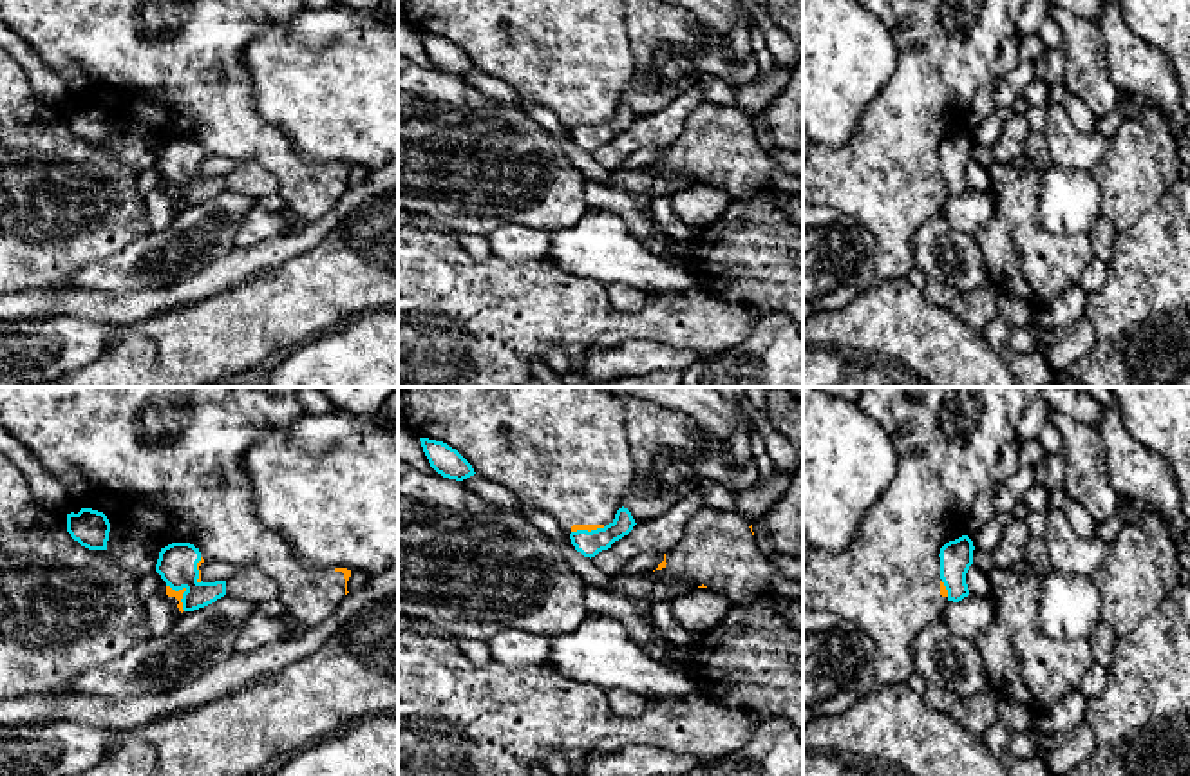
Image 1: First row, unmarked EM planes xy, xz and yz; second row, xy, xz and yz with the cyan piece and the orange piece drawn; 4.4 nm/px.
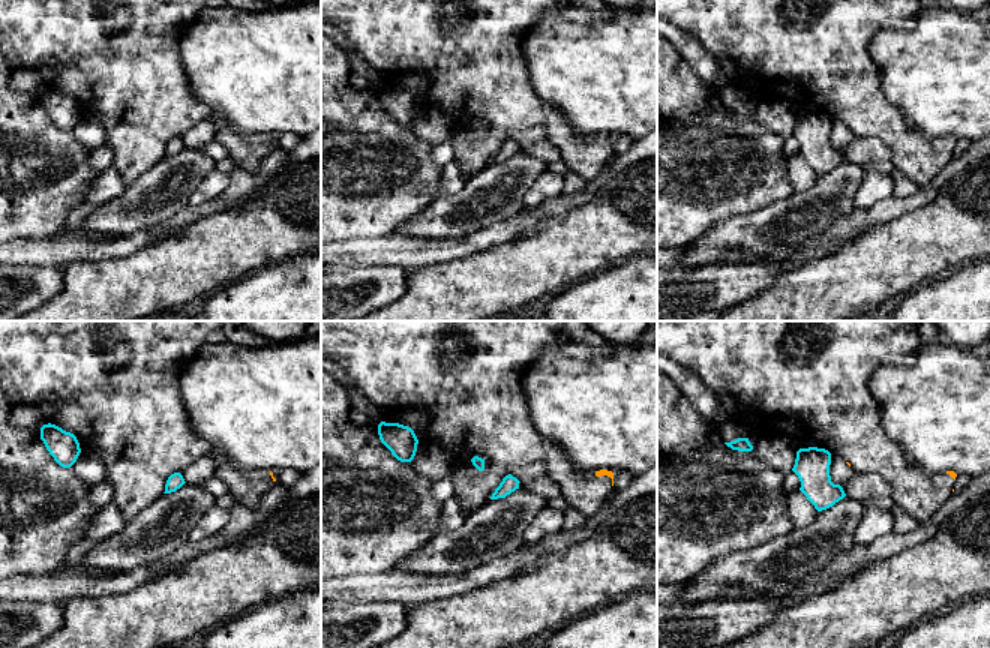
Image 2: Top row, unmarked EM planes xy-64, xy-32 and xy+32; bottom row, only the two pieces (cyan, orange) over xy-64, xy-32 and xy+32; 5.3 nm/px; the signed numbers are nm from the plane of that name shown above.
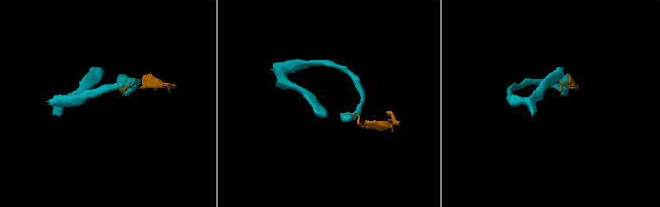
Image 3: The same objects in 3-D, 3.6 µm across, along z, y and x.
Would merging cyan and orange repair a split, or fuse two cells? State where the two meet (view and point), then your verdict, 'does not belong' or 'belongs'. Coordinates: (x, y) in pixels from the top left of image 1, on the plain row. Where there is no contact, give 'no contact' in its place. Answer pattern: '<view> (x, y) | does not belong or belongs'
xy (183, 189) | does not belong

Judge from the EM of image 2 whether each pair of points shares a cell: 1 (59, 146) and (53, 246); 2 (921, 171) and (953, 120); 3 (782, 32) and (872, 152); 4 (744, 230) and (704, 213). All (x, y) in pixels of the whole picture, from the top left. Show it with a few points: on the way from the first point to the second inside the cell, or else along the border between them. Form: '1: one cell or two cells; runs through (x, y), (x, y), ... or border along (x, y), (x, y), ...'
1: two cells; border along (51, 236), (15, 237)
2: two cells; border along (909, 123), (927, 137), (945, 137)
3: two cells; border along (857, 137), (876, 137), (890, 150), (891, 158)
4: two cells; border along (756, 209), (732, 215), (693, 240)

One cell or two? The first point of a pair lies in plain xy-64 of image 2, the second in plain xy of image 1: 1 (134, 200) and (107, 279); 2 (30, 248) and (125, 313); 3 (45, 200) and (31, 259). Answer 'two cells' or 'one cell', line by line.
1: one cell
2: one cell
3: one cell

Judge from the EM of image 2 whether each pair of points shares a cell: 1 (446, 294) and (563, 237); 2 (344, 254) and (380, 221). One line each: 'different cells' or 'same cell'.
1: same cell
2: different cells

